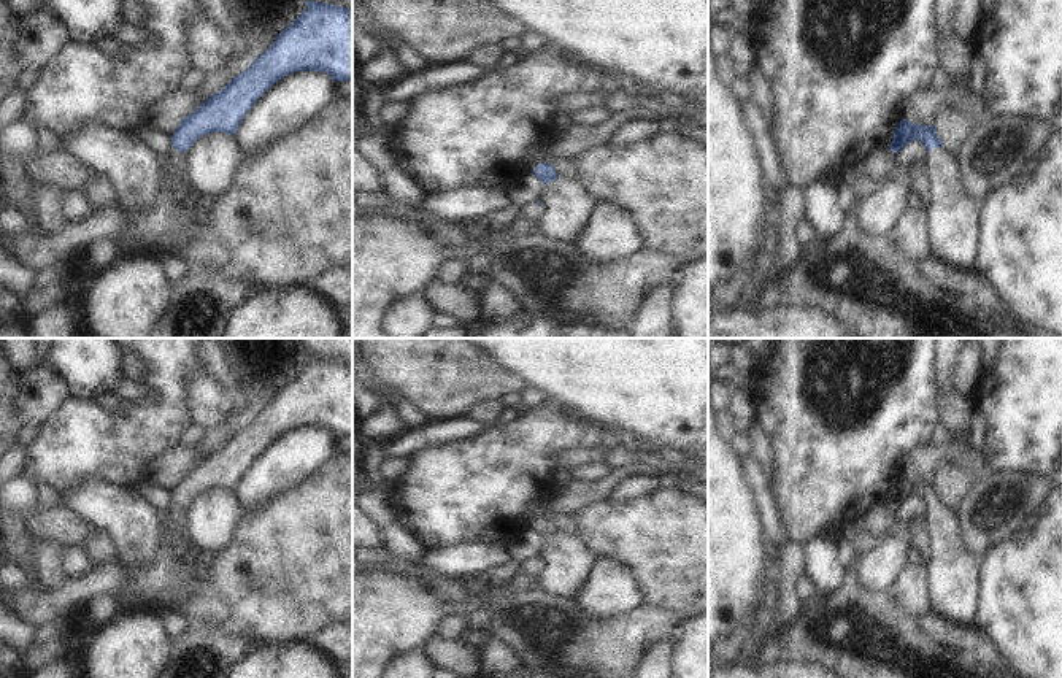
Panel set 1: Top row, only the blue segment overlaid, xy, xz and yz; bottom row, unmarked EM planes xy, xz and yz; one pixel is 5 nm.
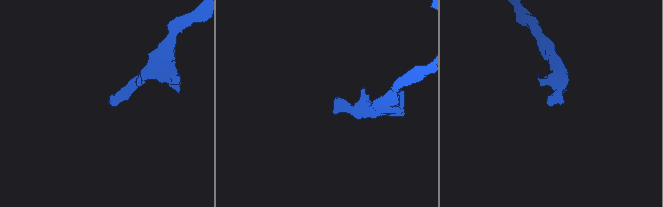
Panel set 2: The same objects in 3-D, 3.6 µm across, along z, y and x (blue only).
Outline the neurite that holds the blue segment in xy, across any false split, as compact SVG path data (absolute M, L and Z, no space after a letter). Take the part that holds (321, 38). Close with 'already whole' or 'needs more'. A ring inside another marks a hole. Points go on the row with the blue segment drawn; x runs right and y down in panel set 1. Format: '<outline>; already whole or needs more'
M306 0L305 11L278 35L268 49L181 121L171 135L173 151L167 162L183 173L184 152L200 137L214 132L235 135L246 113L273 84L294 71L305 70L324 71L333 81L352 81L352 11L349 8Z; needs more

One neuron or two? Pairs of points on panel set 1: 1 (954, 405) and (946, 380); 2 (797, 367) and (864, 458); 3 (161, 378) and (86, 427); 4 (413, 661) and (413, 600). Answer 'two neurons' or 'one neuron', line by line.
1: two neurons
2: one neuron
3: one neuron
4: two neurons

